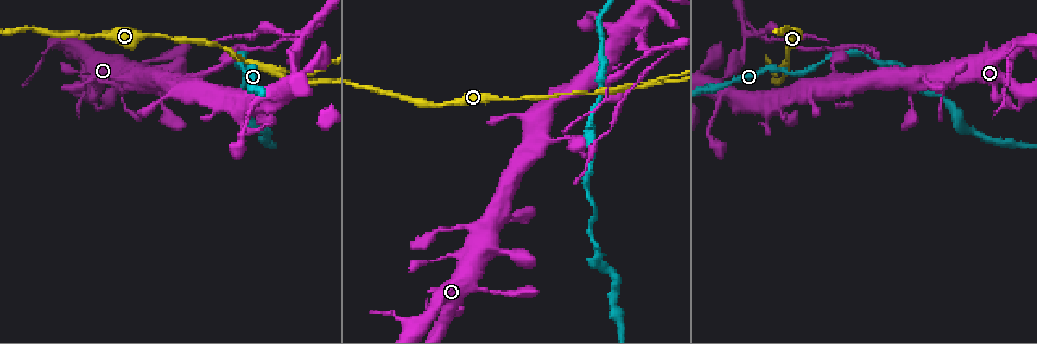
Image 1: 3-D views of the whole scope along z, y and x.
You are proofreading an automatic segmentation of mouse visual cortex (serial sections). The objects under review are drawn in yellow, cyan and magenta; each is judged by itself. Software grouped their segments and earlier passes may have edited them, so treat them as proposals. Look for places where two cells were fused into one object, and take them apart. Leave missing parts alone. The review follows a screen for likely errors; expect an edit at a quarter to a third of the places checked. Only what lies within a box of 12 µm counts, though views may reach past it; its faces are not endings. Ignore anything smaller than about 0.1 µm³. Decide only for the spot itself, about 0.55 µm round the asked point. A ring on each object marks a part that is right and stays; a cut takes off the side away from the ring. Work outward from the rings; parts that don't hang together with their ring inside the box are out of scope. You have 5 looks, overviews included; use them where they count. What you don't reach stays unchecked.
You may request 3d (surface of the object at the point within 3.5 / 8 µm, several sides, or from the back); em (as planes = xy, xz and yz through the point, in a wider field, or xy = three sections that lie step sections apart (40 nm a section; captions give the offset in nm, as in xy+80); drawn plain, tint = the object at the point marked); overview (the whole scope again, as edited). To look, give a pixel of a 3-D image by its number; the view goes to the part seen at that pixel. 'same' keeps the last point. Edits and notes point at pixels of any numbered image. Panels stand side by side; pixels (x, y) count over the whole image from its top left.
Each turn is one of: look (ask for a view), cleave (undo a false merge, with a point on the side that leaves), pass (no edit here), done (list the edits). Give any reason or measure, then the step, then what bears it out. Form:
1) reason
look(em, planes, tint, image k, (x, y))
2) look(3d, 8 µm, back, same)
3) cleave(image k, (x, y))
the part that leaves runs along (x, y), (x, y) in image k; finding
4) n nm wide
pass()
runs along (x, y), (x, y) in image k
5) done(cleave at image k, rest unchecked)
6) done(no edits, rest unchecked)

calibre changes
look(3d, 3.5 µm, image 1, (506, 100))

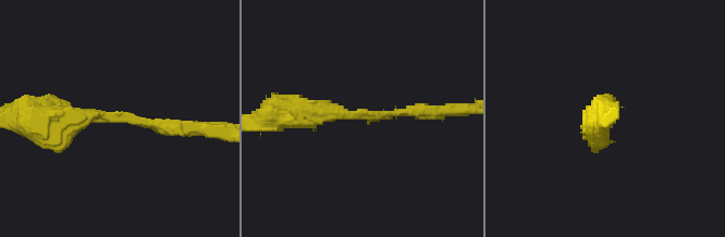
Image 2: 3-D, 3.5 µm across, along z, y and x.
need the tissue
look(em, xy, step 2, tint, image 2, (359, 117))

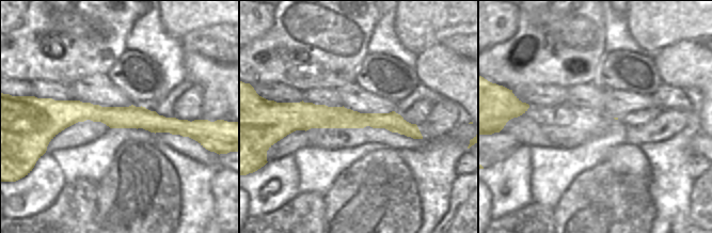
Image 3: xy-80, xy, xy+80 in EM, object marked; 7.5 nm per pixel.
arms of 150, 350 nm
pass()
runs along (41, 120), (98, 113), (188, 126) in image 2; one cell here

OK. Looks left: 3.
a narrow waist
look(3d, 3.5 µm, image 1, (620, 87))

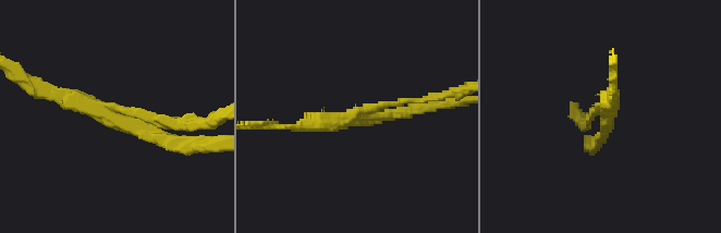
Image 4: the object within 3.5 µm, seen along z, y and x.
shape alone is not enough
look(em, xy, step 2, tint, image 4, (107, 115))

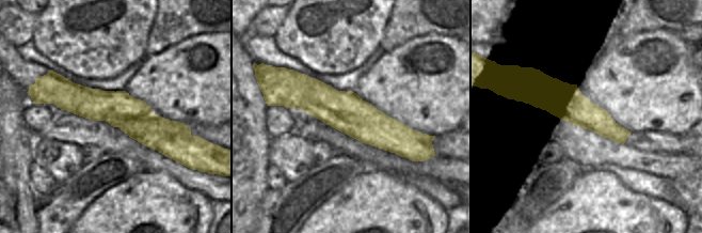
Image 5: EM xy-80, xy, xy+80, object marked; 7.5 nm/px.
cleave(image 4, (171, 120))
border along (85, 89), (117, 120), (154, 113) in image 5; two cells meet here

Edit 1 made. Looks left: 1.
done(cleave at image 4, rest unchecked)

